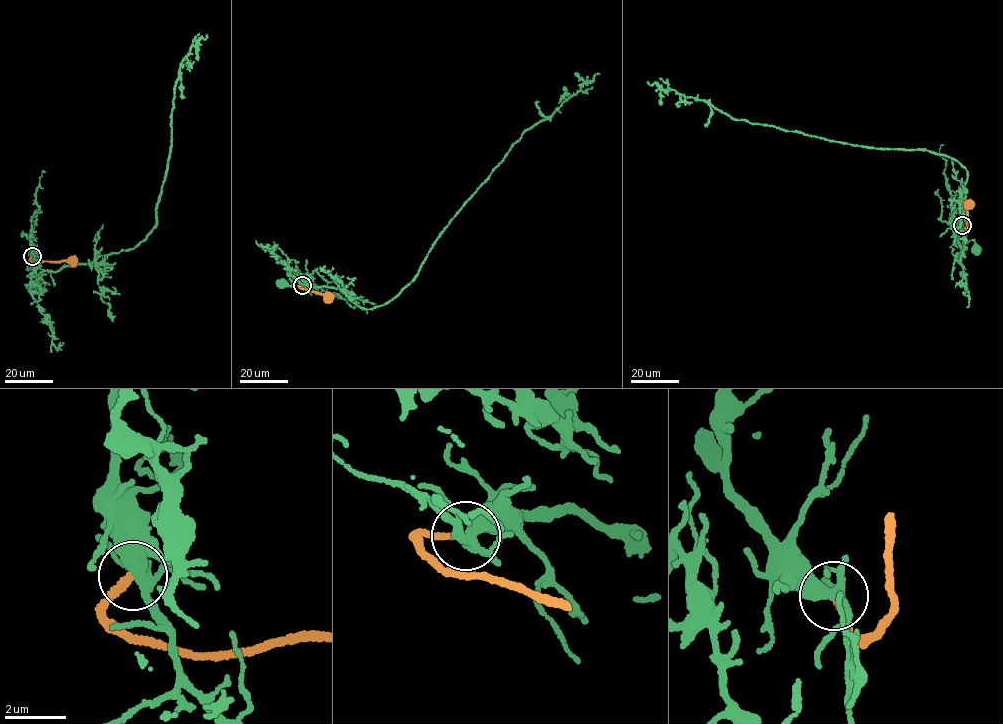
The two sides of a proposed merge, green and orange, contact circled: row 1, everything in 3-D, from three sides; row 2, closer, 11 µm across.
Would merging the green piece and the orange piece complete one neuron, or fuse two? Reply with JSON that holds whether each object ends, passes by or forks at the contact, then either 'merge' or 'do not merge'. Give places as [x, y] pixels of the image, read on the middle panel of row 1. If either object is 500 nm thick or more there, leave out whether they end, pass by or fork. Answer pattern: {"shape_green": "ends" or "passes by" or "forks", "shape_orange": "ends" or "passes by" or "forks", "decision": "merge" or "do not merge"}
{"shape_green": "forks", "shape_orange": "ends", "decision": "do not merge"}

